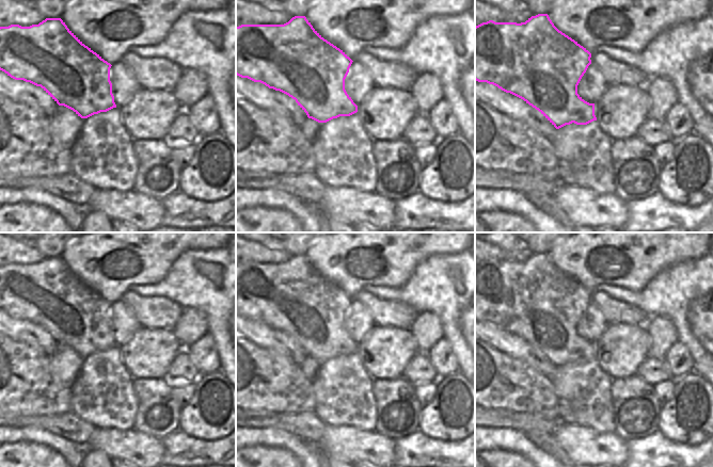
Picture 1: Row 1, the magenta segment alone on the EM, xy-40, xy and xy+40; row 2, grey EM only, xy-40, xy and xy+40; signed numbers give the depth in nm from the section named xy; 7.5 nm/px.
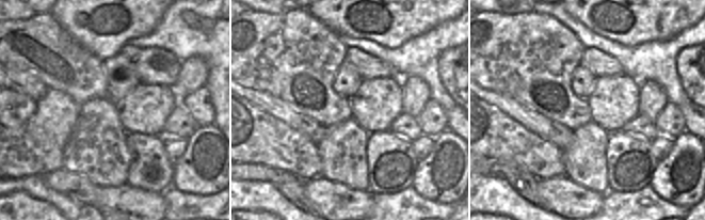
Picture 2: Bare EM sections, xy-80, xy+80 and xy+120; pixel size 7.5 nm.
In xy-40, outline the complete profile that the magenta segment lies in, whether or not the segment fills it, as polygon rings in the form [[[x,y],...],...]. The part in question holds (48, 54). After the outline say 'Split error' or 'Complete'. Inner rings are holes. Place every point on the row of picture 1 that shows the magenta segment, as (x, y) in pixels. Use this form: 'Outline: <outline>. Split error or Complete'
Outline: [[[46,18],[38,25],[0,27],[0,70],[15,80],[41,86],[59,106],[73,110],[81,118],[116,108],[110,81],[111,64],[85,46],[61,18]]]. Complete.

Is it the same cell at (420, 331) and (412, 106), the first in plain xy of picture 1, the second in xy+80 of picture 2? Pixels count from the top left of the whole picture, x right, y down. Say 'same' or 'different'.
same

